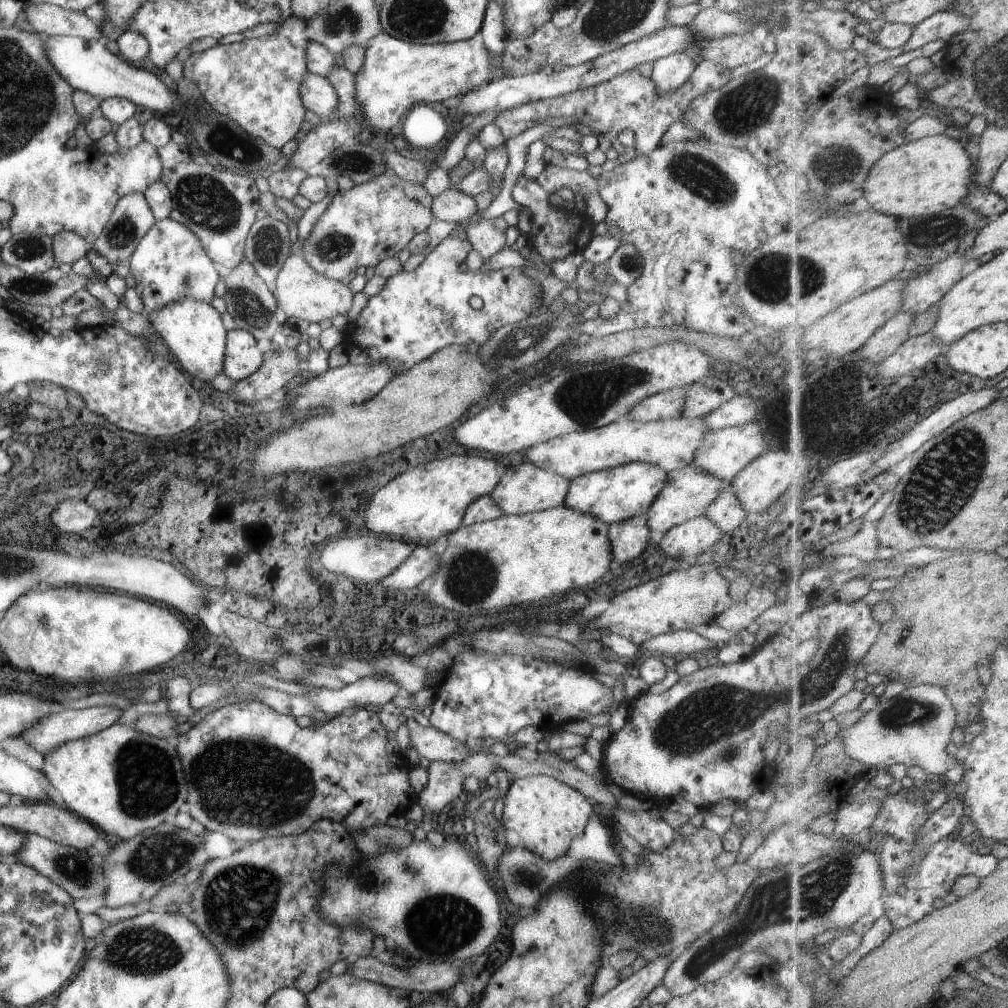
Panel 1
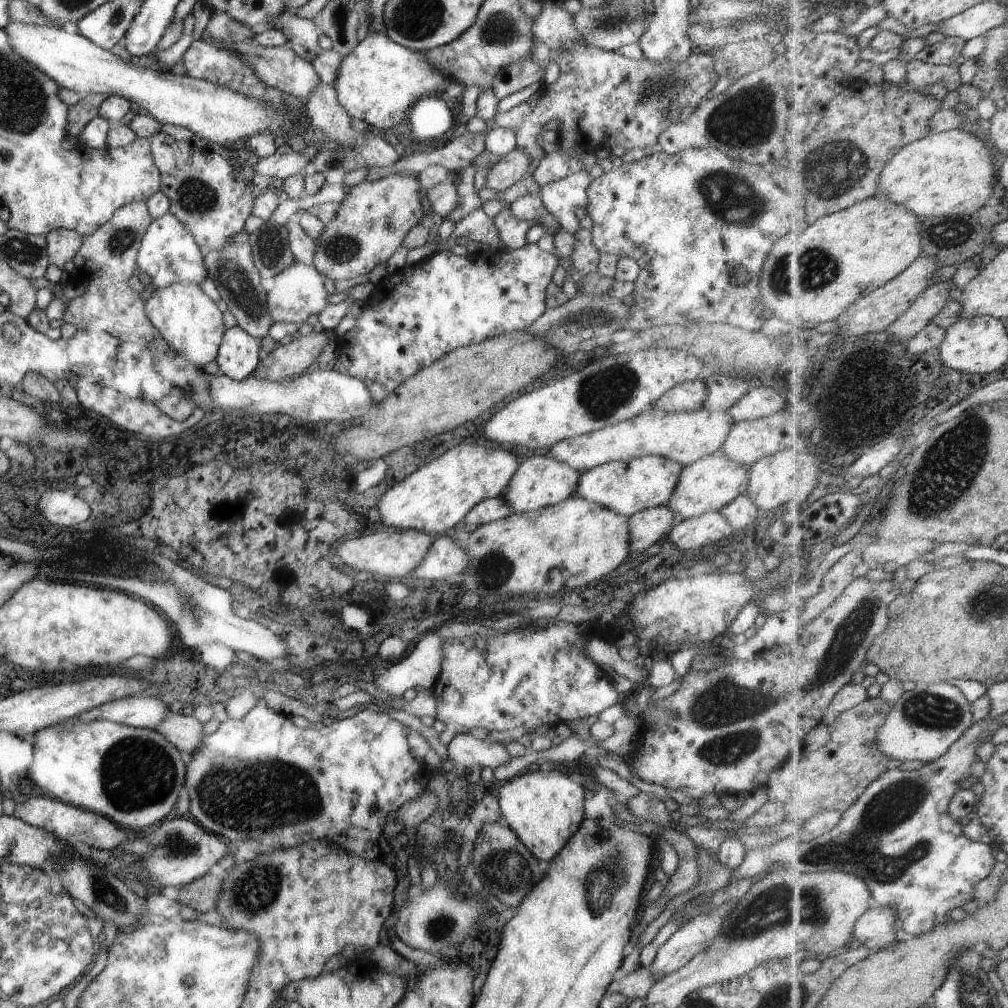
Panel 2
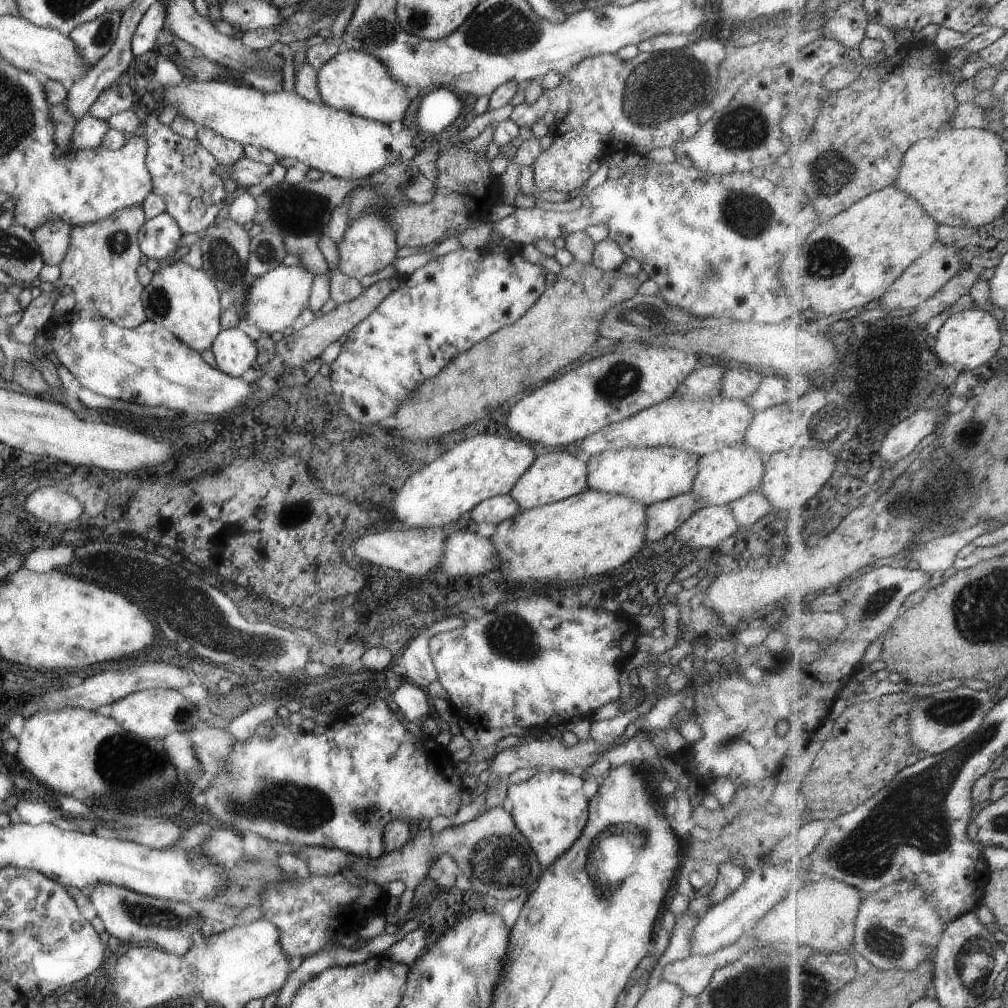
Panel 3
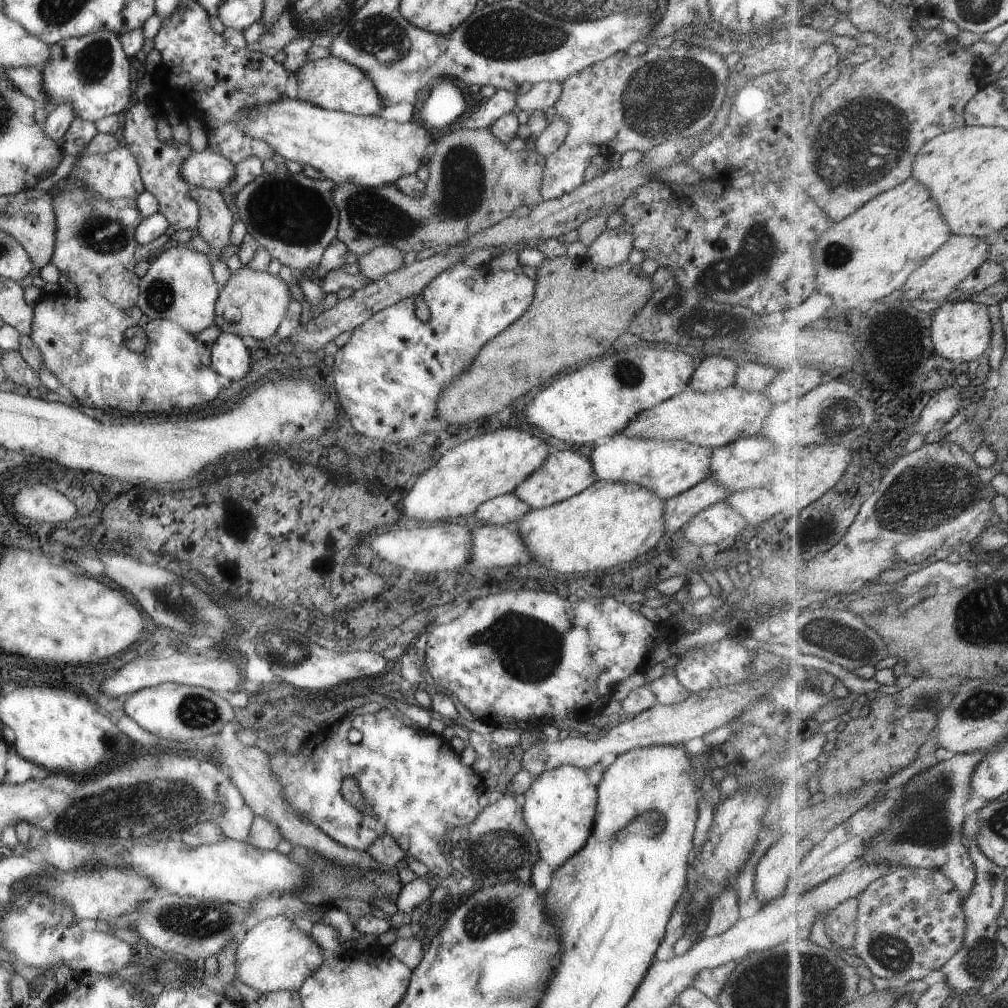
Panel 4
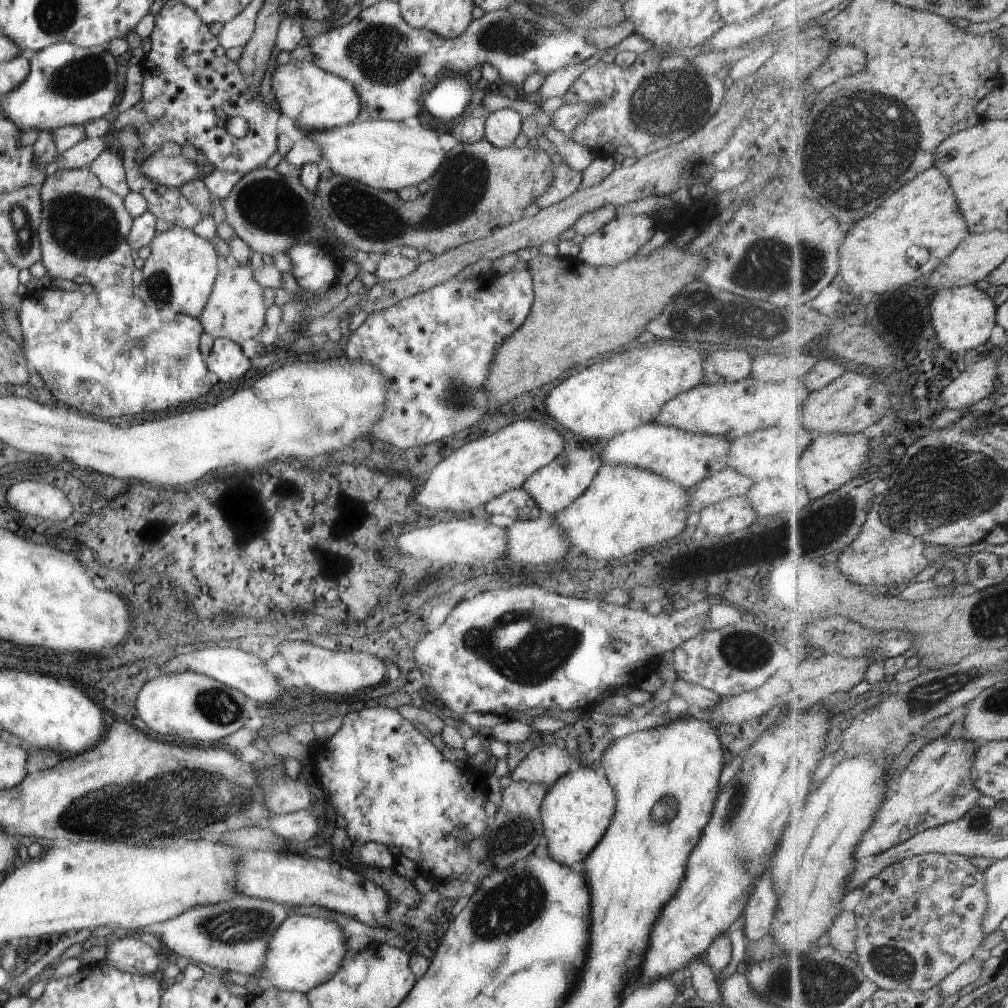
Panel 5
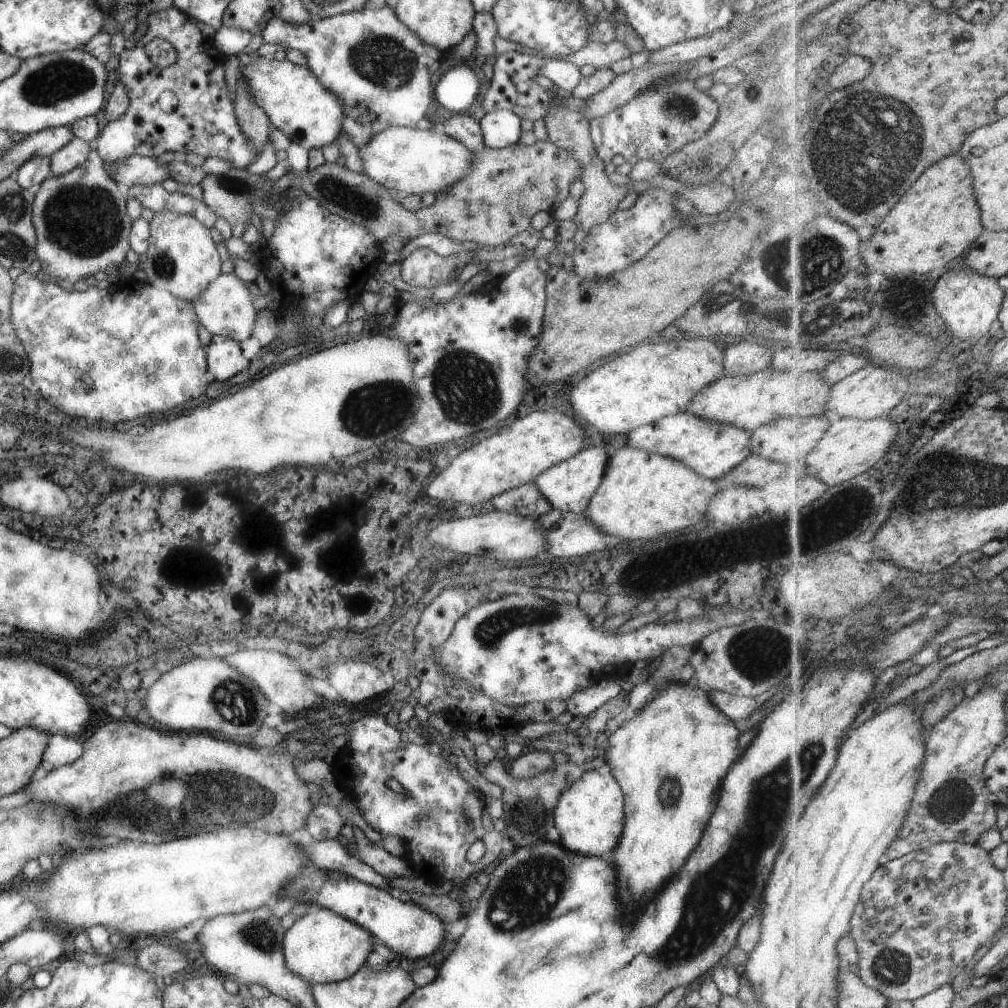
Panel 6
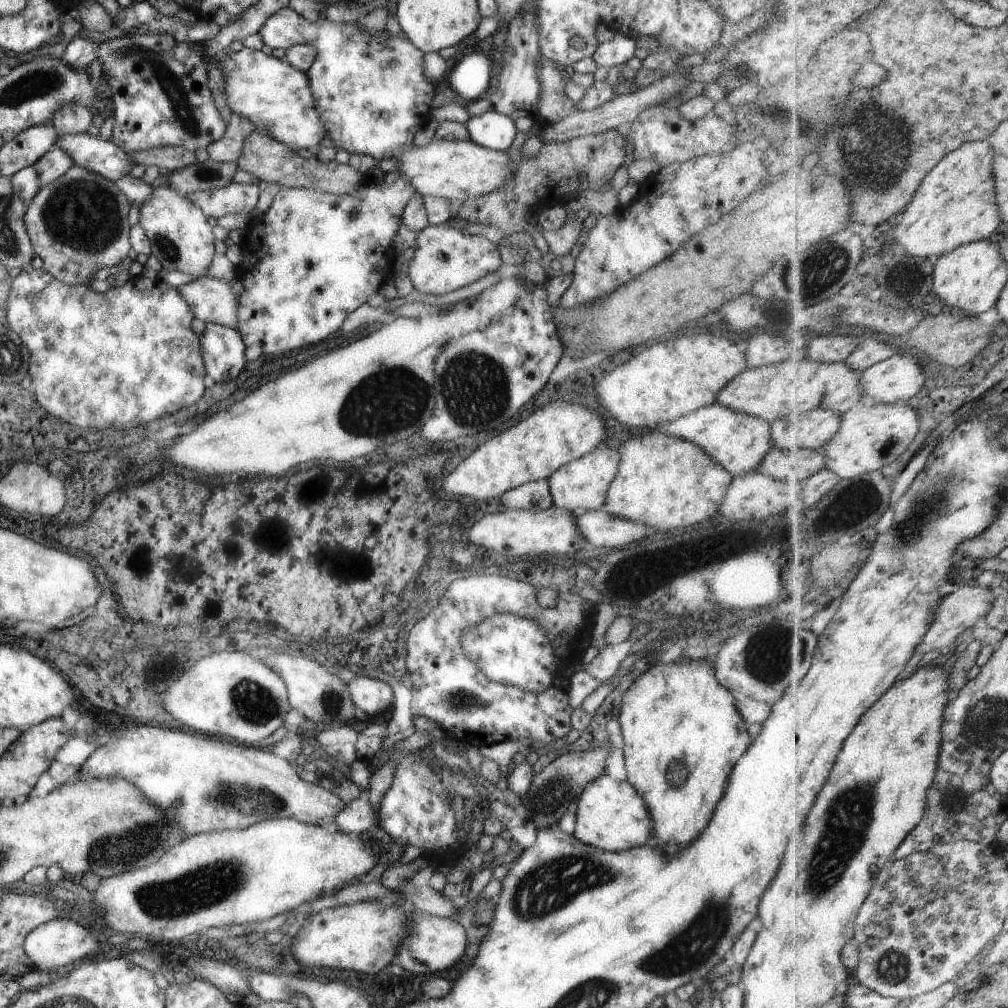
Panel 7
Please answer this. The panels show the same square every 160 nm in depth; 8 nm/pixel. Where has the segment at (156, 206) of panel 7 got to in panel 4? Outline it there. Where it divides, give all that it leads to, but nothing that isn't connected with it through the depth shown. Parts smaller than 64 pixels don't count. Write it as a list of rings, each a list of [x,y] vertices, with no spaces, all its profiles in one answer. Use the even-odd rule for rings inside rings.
[[[171,243],[169,248],[149,260],[148,268],[138,282],[137,306],[149,318],[173,321],[195,337],[203,329],[214,324],[214,306],[220,288],[211,275],[211,264],[207,254],[184,248],[182,244]]]

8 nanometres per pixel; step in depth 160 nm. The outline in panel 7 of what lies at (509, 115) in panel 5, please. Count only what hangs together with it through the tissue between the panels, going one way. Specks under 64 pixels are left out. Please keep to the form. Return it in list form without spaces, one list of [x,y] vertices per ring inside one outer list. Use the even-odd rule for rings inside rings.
[[[495,111],[469,117],[464,123],[469,140],[479,146],[496,151],[506,151],[517,131],[514,120]]]

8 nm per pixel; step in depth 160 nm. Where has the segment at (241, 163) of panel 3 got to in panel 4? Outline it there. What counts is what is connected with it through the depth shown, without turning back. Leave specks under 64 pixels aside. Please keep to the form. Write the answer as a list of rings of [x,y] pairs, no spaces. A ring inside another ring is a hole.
[[[205,148],[201,152],[193,151],[192,154],[189,153],[185,157],[185,160],[183,160],[180,166],[180,175],[191,187],[203,187],[213,191],[220,191],[232,179],[234,166],[226,158]]]

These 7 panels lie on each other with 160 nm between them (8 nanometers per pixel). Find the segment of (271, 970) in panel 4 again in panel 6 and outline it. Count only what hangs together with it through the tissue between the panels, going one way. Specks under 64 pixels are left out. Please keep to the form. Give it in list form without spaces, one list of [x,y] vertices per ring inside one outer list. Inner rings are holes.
[[[318,908],[297,918],[282,939],[283,964],[287,970],[303,978],[308,985],[325,984],[344,980],[355,973],[359,964],[366,962],[367,955],[372,951],[369,933],[357,924],[330,912],[327,908]]]

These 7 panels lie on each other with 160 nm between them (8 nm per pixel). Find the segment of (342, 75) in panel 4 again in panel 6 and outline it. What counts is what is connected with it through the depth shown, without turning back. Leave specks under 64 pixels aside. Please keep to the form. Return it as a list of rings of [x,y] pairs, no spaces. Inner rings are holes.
[[[255,54],[253,60],[241,68],[241,78],[243,78],[245,86],[249,88],[253,102],[265,112],[269,125],[281,131],[291,143],[294,142],[309,151],[330,144],[340,134],[341,120],[343,120],[342,105],[339,104],[337,96],[333,96],[329,90],[325,90],[306,67],[288,61],[277,62],[273,58],[265,60]]]

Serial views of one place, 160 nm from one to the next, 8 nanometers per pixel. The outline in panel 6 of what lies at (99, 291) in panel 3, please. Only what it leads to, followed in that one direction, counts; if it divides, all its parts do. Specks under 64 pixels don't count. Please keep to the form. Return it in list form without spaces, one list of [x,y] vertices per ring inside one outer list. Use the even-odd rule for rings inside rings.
[[[93,138],[89,144],[87,158],[75,168],[59,175],[50,175],[40,182],[38,191],[32,200],[31,220],[36,234],[34,251],[36,259],[40,262],[41,270],[51,279],[65,287],[72,287],[77,280],[96,276],[101,271],[107,274],[106,285],[119,280],[114,278],[117,270],[127,264],[125,252],[129,250],[128,236],[132,220],[126,213],[126,199],[122,186],[114,182],[106,172],[95,148]]]

